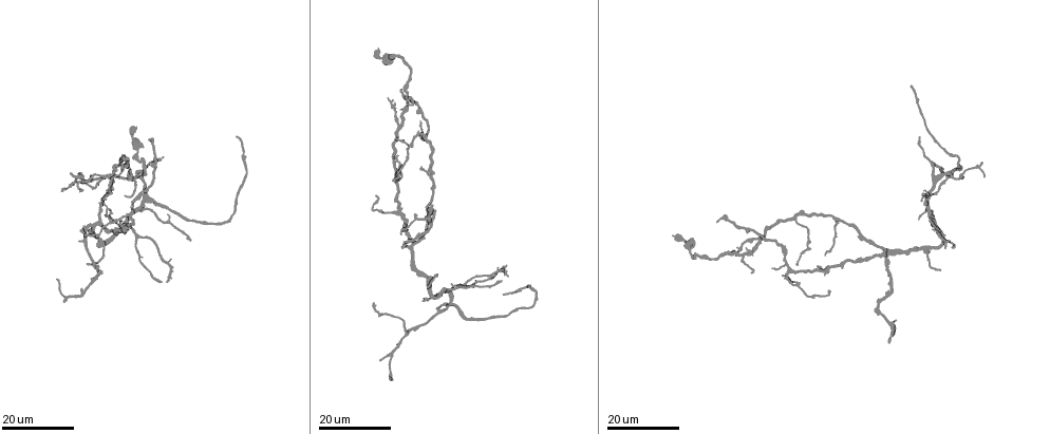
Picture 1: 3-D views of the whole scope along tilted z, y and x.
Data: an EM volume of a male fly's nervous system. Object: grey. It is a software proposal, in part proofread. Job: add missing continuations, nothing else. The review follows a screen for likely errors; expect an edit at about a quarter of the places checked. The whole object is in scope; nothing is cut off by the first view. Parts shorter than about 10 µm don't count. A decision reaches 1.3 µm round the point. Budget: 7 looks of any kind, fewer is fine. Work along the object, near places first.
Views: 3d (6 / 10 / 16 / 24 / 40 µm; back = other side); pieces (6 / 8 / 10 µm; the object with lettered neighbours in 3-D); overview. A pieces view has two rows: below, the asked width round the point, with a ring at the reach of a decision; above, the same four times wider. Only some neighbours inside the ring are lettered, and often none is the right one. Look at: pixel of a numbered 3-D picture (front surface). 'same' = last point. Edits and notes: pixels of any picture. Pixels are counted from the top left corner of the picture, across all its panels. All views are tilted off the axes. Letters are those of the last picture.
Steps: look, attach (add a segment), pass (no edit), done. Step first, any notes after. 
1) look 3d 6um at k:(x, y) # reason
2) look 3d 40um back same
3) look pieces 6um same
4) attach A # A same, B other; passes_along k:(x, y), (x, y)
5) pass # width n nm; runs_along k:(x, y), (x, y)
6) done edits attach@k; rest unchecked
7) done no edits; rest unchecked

look 3d 24um at 1:(983, 164) # branch stops here

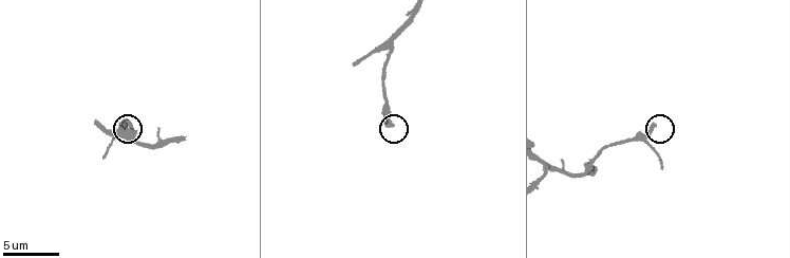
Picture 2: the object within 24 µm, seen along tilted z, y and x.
look pieces 10um at 2:(652, 124) # what lies round it

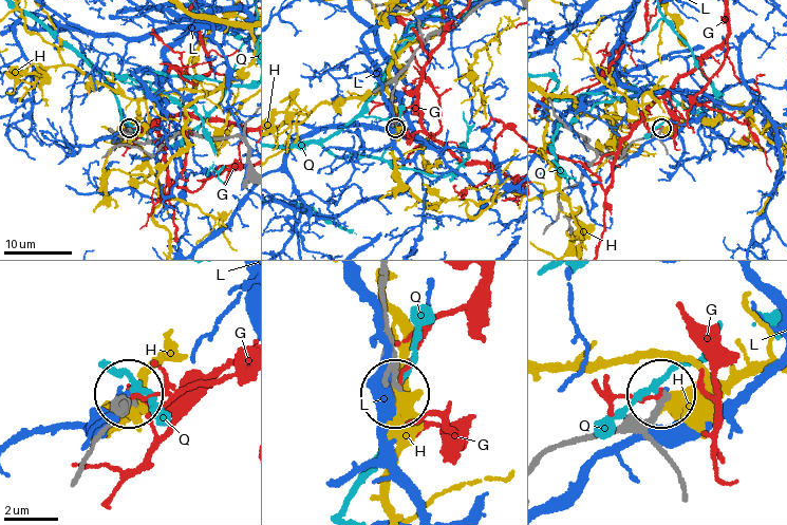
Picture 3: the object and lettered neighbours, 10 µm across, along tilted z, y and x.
pass # G other, H other, L other, Q other; runs_along 3:(547, 452), (629, 428), (660, 396); no lettered segment goes on from it

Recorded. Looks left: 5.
look pieces 10um at 2:(94, 123) # an open end

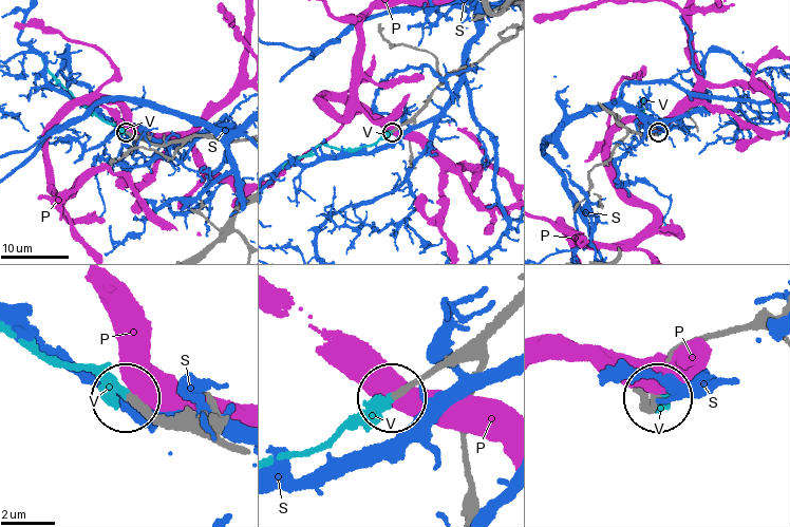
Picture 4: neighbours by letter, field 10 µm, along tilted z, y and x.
attach V # P other, S other, V same; passes_along 4:(218, 441), (15, 339); the neuron continues

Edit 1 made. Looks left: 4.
look 3d 16um at 1:(919, 217) # tapers out

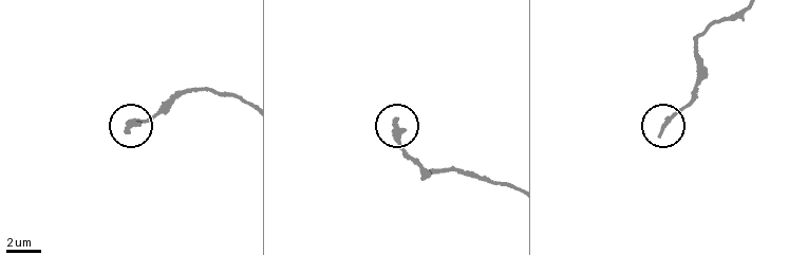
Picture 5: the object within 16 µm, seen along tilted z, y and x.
look pieces 6um at 5:(129, 130)

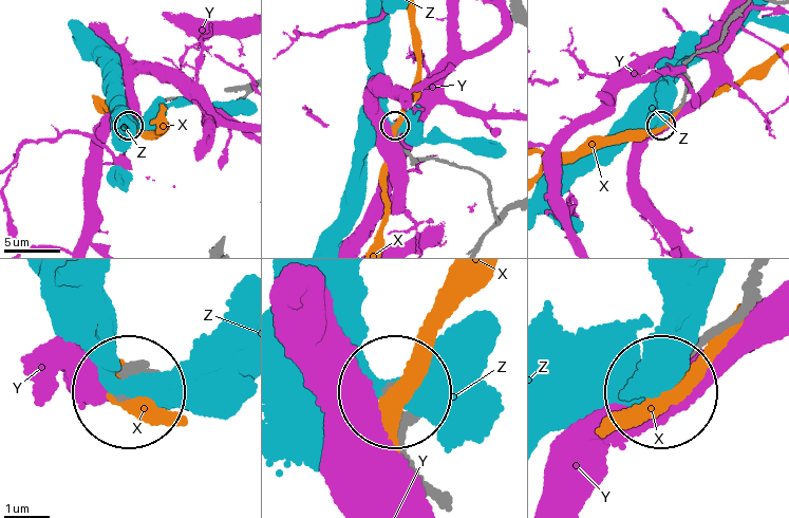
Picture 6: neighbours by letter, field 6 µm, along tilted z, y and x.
pass # X other, Y other, Z other; no lettered segment goes on from it

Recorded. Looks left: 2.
done edits attach@4; rest unchecked

